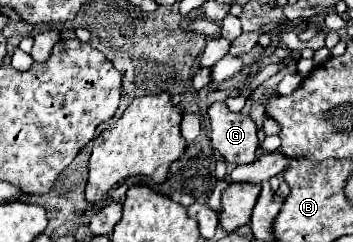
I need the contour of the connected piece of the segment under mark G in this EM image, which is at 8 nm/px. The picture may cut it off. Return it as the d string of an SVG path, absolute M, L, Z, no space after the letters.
M212 103L208 107L210 141L212 147L230 163L244 165L256 161L258 135L256 123L242 113L232 113L226 103Z

